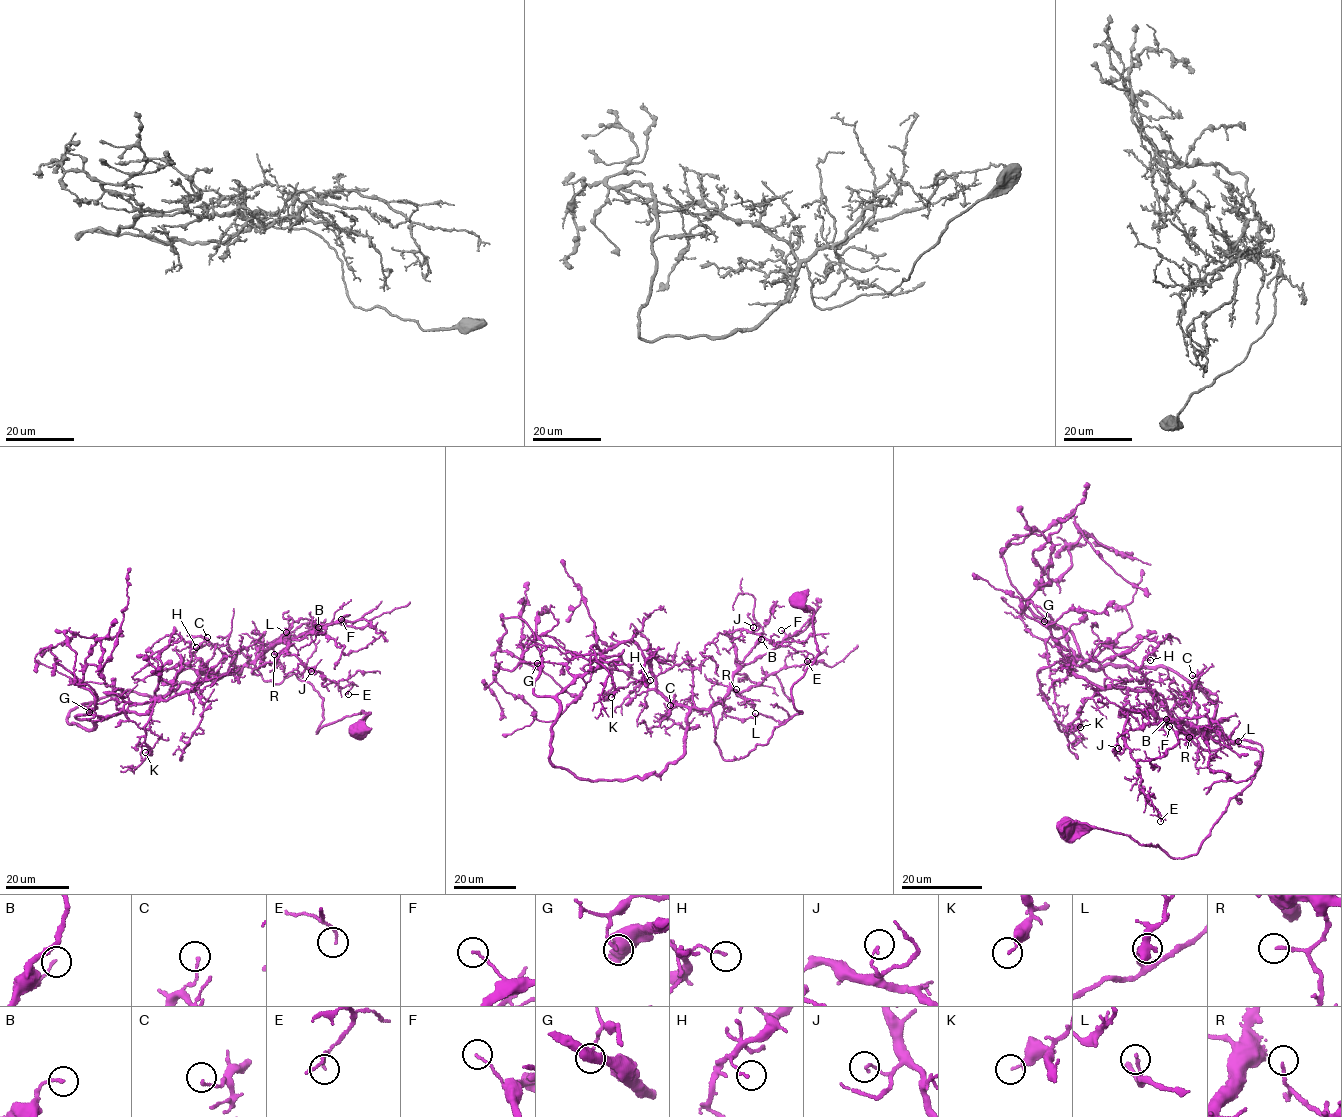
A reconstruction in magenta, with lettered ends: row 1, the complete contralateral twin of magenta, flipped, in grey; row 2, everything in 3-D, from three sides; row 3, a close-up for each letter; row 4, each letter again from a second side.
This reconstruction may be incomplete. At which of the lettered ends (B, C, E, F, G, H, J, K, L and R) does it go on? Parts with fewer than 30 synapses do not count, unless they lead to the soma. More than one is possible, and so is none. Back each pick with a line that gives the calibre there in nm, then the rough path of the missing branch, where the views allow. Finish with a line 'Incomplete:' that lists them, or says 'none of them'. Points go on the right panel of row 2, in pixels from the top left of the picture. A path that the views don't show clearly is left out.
Incomplete: none of them

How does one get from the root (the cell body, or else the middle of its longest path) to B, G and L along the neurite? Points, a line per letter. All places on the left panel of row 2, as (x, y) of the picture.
B: (357, 731), (369, 711), (317, 733), (322, 698), (295, 673), (264, 680), (238, 650), (237, 671), (318, 627)
G: (357, 731), (369, 711), (317, 733), (311, 685), (264, 680), (238, 650), (239, 676), (89, 712)
L: (357, 731), (369, 711), (317, 733), (322, 698), (295, 673), (264, 680), (238, 650), (239, 675), (286, 632)

